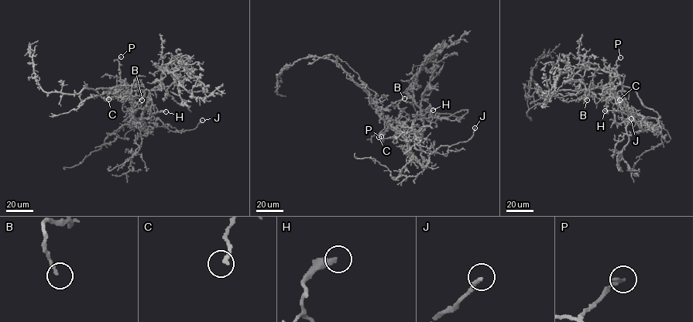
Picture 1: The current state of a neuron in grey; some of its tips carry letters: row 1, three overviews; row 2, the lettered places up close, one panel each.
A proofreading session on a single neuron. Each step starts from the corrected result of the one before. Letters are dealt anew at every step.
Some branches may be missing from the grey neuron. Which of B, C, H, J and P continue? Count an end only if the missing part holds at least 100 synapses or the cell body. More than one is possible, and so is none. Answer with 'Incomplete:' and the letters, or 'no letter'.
Incomplete: no letter

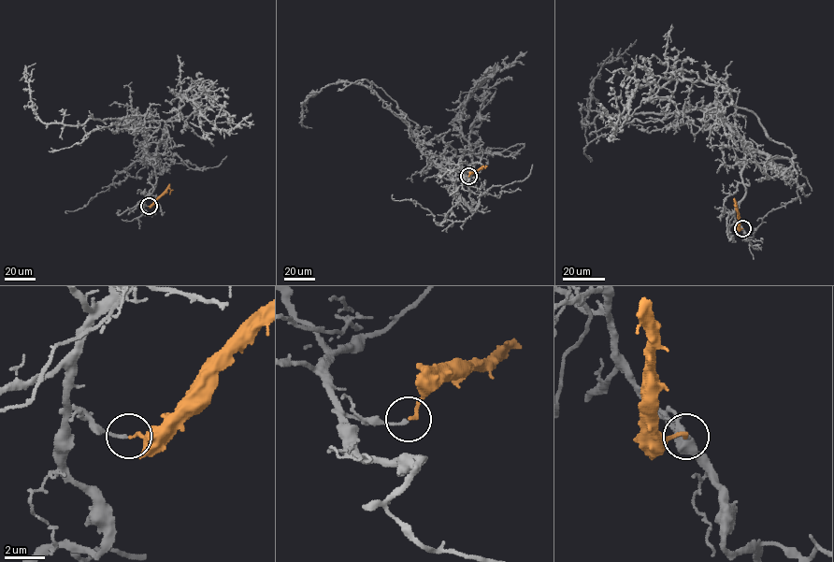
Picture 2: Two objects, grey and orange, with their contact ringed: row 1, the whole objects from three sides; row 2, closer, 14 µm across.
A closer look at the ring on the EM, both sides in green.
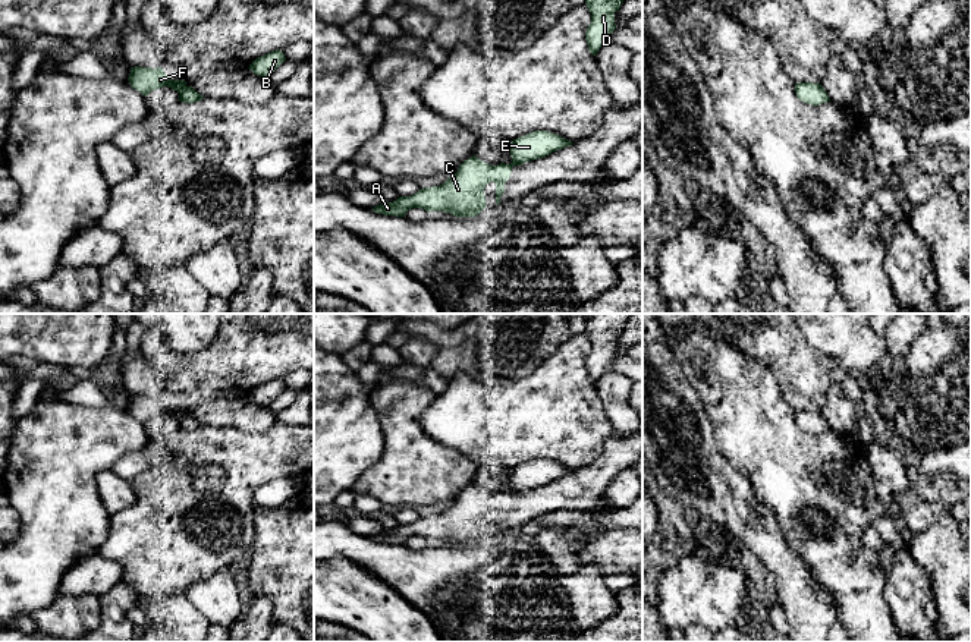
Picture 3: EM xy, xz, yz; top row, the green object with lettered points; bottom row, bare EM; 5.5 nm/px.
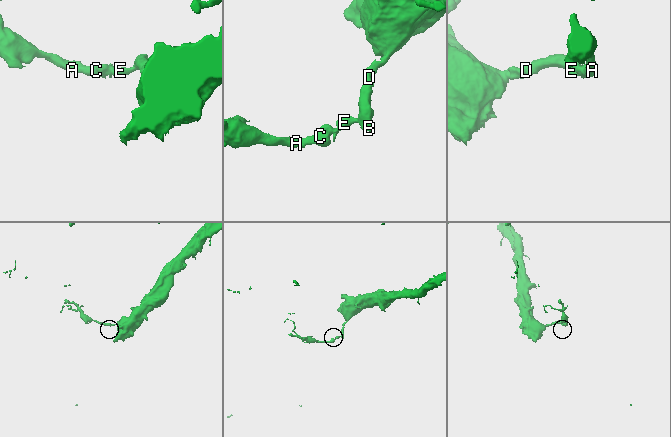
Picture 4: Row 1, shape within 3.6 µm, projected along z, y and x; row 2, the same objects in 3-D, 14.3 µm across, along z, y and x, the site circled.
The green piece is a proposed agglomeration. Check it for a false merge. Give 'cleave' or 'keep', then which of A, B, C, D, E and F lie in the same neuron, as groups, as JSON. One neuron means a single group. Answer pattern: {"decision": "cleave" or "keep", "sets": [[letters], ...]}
{"decision": "cleave", "sets": [["A", "C", "F"], ["B", "D", "E"]]}

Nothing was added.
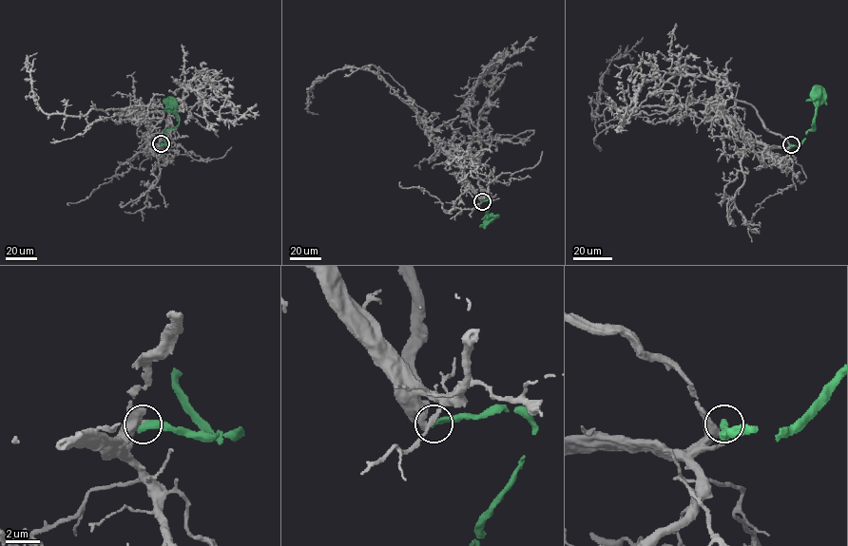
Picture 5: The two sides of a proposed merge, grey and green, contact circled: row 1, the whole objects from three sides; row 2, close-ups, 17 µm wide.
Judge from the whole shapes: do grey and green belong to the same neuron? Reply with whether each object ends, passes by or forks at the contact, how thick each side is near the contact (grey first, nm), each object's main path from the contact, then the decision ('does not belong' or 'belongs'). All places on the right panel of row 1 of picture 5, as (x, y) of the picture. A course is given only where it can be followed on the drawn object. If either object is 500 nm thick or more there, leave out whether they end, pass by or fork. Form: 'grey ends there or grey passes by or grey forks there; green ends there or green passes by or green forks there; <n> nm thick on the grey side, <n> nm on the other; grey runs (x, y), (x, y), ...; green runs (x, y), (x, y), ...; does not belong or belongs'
grey ends there; green ends there; 280 nm thick on the grey side, 400 nm on the other; grey runs (791, 144), (753, 141), (701, 102), (608, 107), (590, 115), (600, 78), (643, 37); green runs (791, 145), (799, 145), (814, 125), (815, 95); belongs

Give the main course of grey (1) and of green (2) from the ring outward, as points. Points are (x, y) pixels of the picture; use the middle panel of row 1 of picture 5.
1: (482, 201), (462, 165), (429, 138), (422, 120), (374, 72), (348, 67), (313, 82), (307, 106), (318, 114)
2: (482, 201), (491, 201), (486, 213), (488, 216), (498, 216), (488, 217)

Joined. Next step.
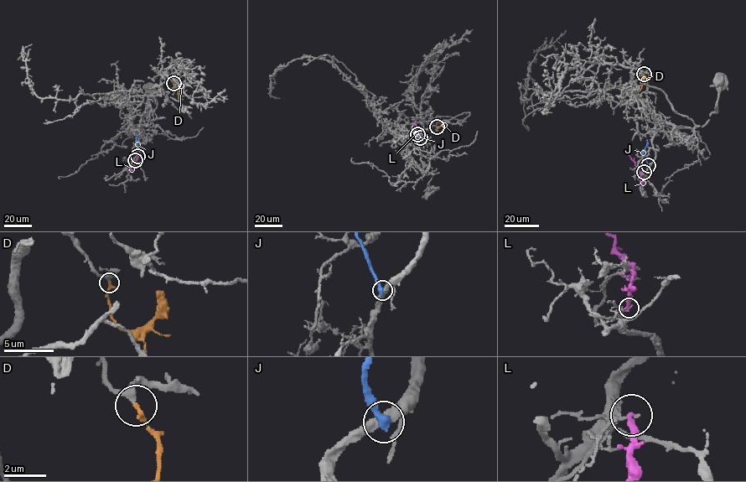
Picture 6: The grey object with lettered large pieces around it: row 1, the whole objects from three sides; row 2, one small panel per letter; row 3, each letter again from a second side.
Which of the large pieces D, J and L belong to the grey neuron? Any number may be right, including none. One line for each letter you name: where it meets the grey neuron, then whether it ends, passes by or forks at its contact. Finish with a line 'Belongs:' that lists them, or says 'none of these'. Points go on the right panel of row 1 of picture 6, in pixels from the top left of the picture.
D: contact (644, 74); it ends
Belongs: D

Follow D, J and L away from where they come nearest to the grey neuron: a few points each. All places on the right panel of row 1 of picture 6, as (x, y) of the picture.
D: (644, 74), (645, 80), (639, 91)
J: (649, 166), (644, 154), (647, 139)
L: (644, 172), (639, 174), (635, 163), (629, 156)

